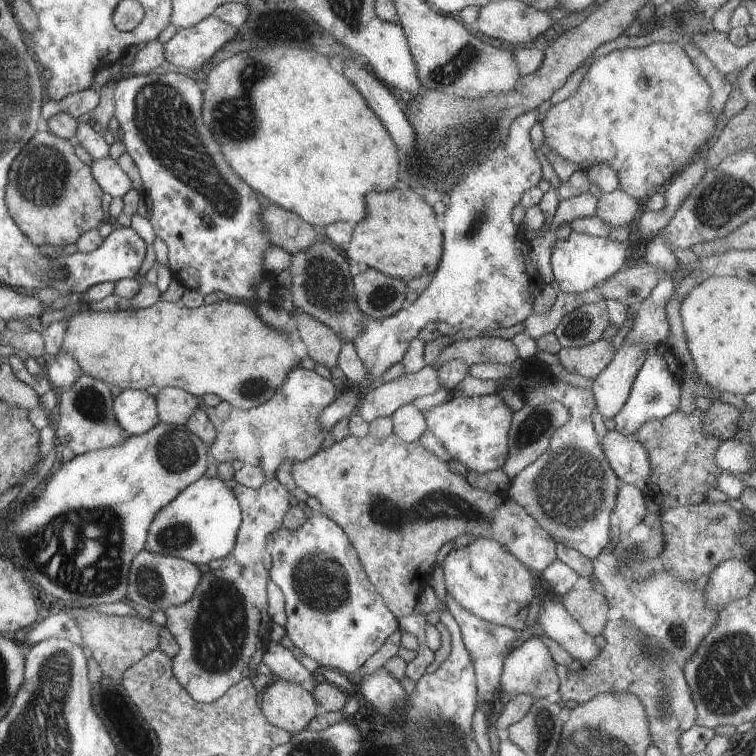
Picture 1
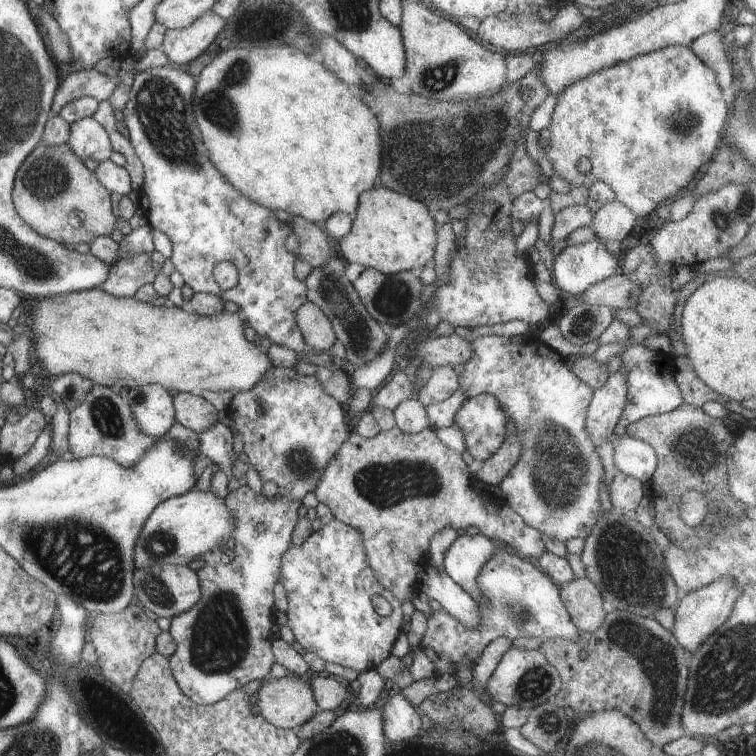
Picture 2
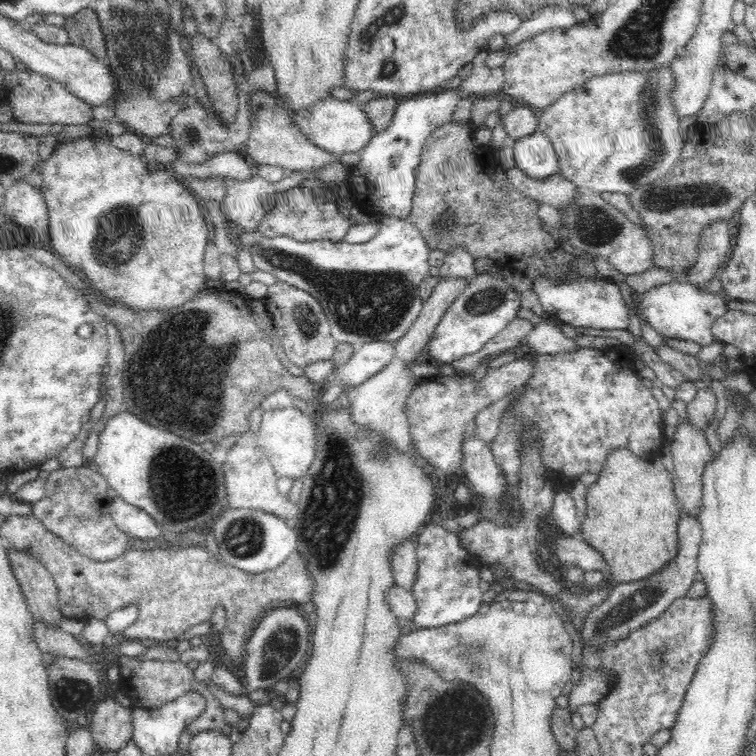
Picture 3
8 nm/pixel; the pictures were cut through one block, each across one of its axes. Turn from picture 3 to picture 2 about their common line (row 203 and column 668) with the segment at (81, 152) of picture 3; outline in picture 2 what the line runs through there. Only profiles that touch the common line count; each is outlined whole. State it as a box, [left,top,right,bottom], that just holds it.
[545,46,727,218]

